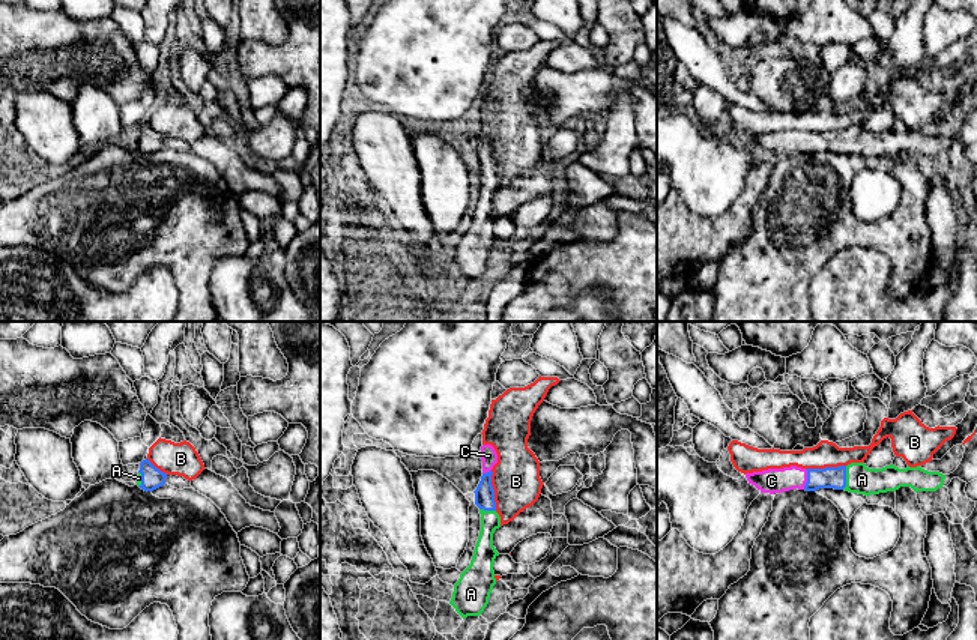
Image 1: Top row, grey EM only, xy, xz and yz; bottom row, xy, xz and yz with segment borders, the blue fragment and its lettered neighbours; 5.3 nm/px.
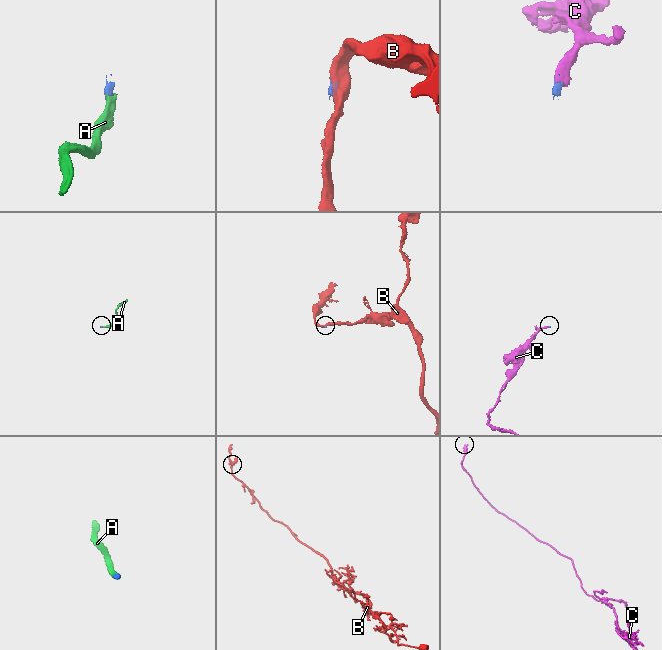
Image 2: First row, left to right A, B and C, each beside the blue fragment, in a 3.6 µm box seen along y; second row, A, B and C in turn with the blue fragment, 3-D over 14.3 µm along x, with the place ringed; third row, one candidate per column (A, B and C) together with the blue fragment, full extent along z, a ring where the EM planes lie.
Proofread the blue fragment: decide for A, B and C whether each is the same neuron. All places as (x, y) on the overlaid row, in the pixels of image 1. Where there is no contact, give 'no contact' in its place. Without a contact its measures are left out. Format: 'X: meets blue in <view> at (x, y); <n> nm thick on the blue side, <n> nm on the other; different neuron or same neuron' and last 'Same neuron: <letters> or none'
A: meets blue in yz at (845, 478); 110 nm thick on the blue side, 150 nm on the other; same neuron
B: meets blue in xz at (493, 490); 110 nm thick on the blue side, 260 nm on the other; different neuron
C: meets blue in yz at (807, 480); 110 nm thick on the blue side, 130 nm on the other; same neuron
Same neuron: A, C

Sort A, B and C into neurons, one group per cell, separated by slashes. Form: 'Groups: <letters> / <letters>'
Groups: A C / B

